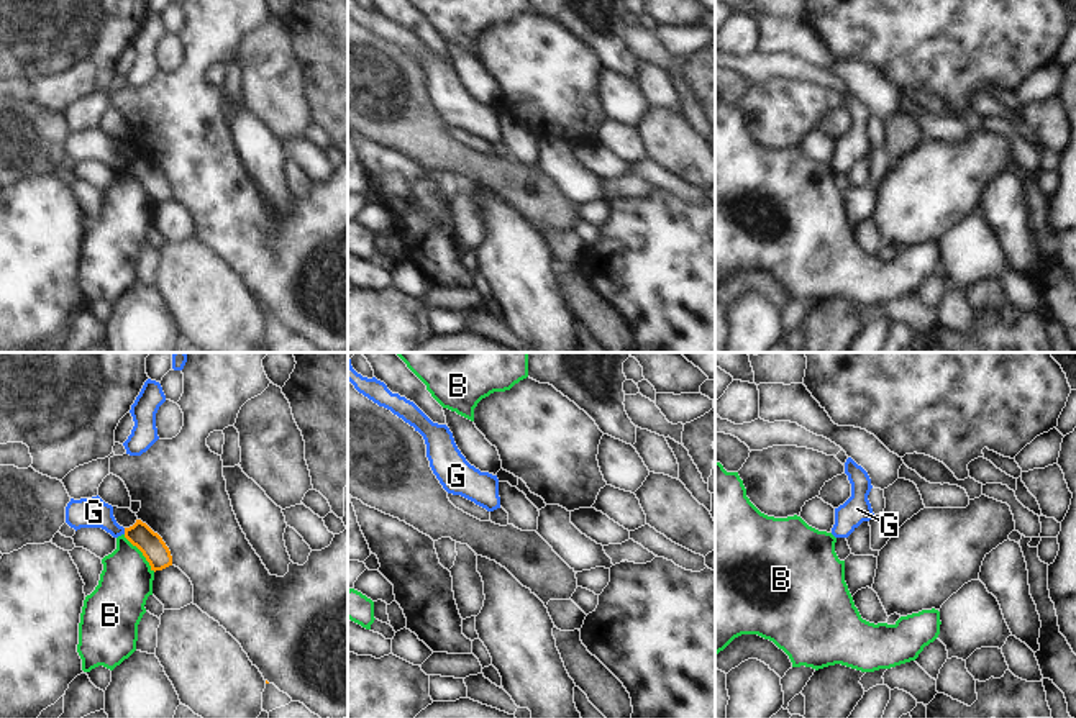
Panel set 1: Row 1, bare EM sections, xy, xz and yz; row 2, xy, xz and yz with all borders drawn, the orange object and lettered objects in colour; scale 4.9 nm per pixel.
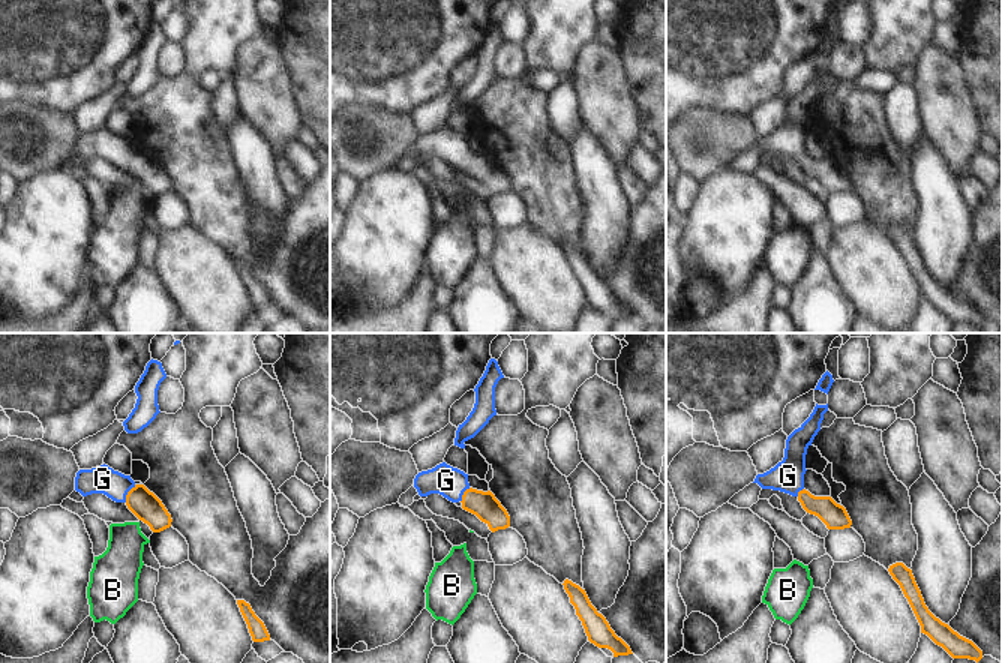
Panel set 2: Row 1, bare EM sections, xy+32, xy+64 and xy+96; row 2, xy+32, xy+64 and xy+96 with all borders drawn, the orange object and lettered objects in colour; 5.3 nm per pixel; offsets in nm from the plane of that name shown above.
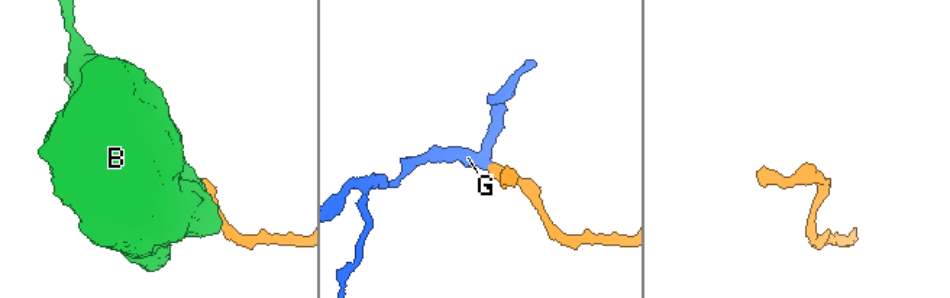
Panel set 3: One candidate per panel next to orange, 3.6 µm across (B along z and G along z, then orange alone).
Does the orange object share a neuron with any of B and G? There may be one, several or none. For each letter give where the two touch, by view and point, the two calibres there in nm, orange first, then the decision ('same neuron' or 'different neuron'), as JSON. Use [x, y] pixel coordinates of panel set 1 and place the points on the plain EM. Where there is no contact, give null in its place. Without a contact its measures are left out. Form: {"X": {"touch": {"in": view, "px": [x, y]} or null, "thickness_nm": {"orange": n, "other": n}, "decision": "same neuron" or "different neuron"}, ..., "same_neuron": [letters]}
{"B": {"touch": {"in": "xy", "px": [141, 184]}, "thickness_nm": {"orange": 120, "other": 260}, "decision": "different neuron"}, "G": {"touch": {"in": "xy", "px": [125, 164]}, "thickness_nm": {"orange": 120, "other": 150}, "decision": "same neuron"}, "same_neuron": ["G"]}

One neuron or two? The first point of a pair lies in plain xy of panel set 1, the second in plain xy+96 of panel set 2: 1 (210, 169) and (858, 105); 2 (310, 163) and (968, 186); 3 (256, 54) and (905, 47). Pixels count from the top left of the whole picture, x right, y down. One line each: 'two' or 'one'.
1: one
2: two
3: two

